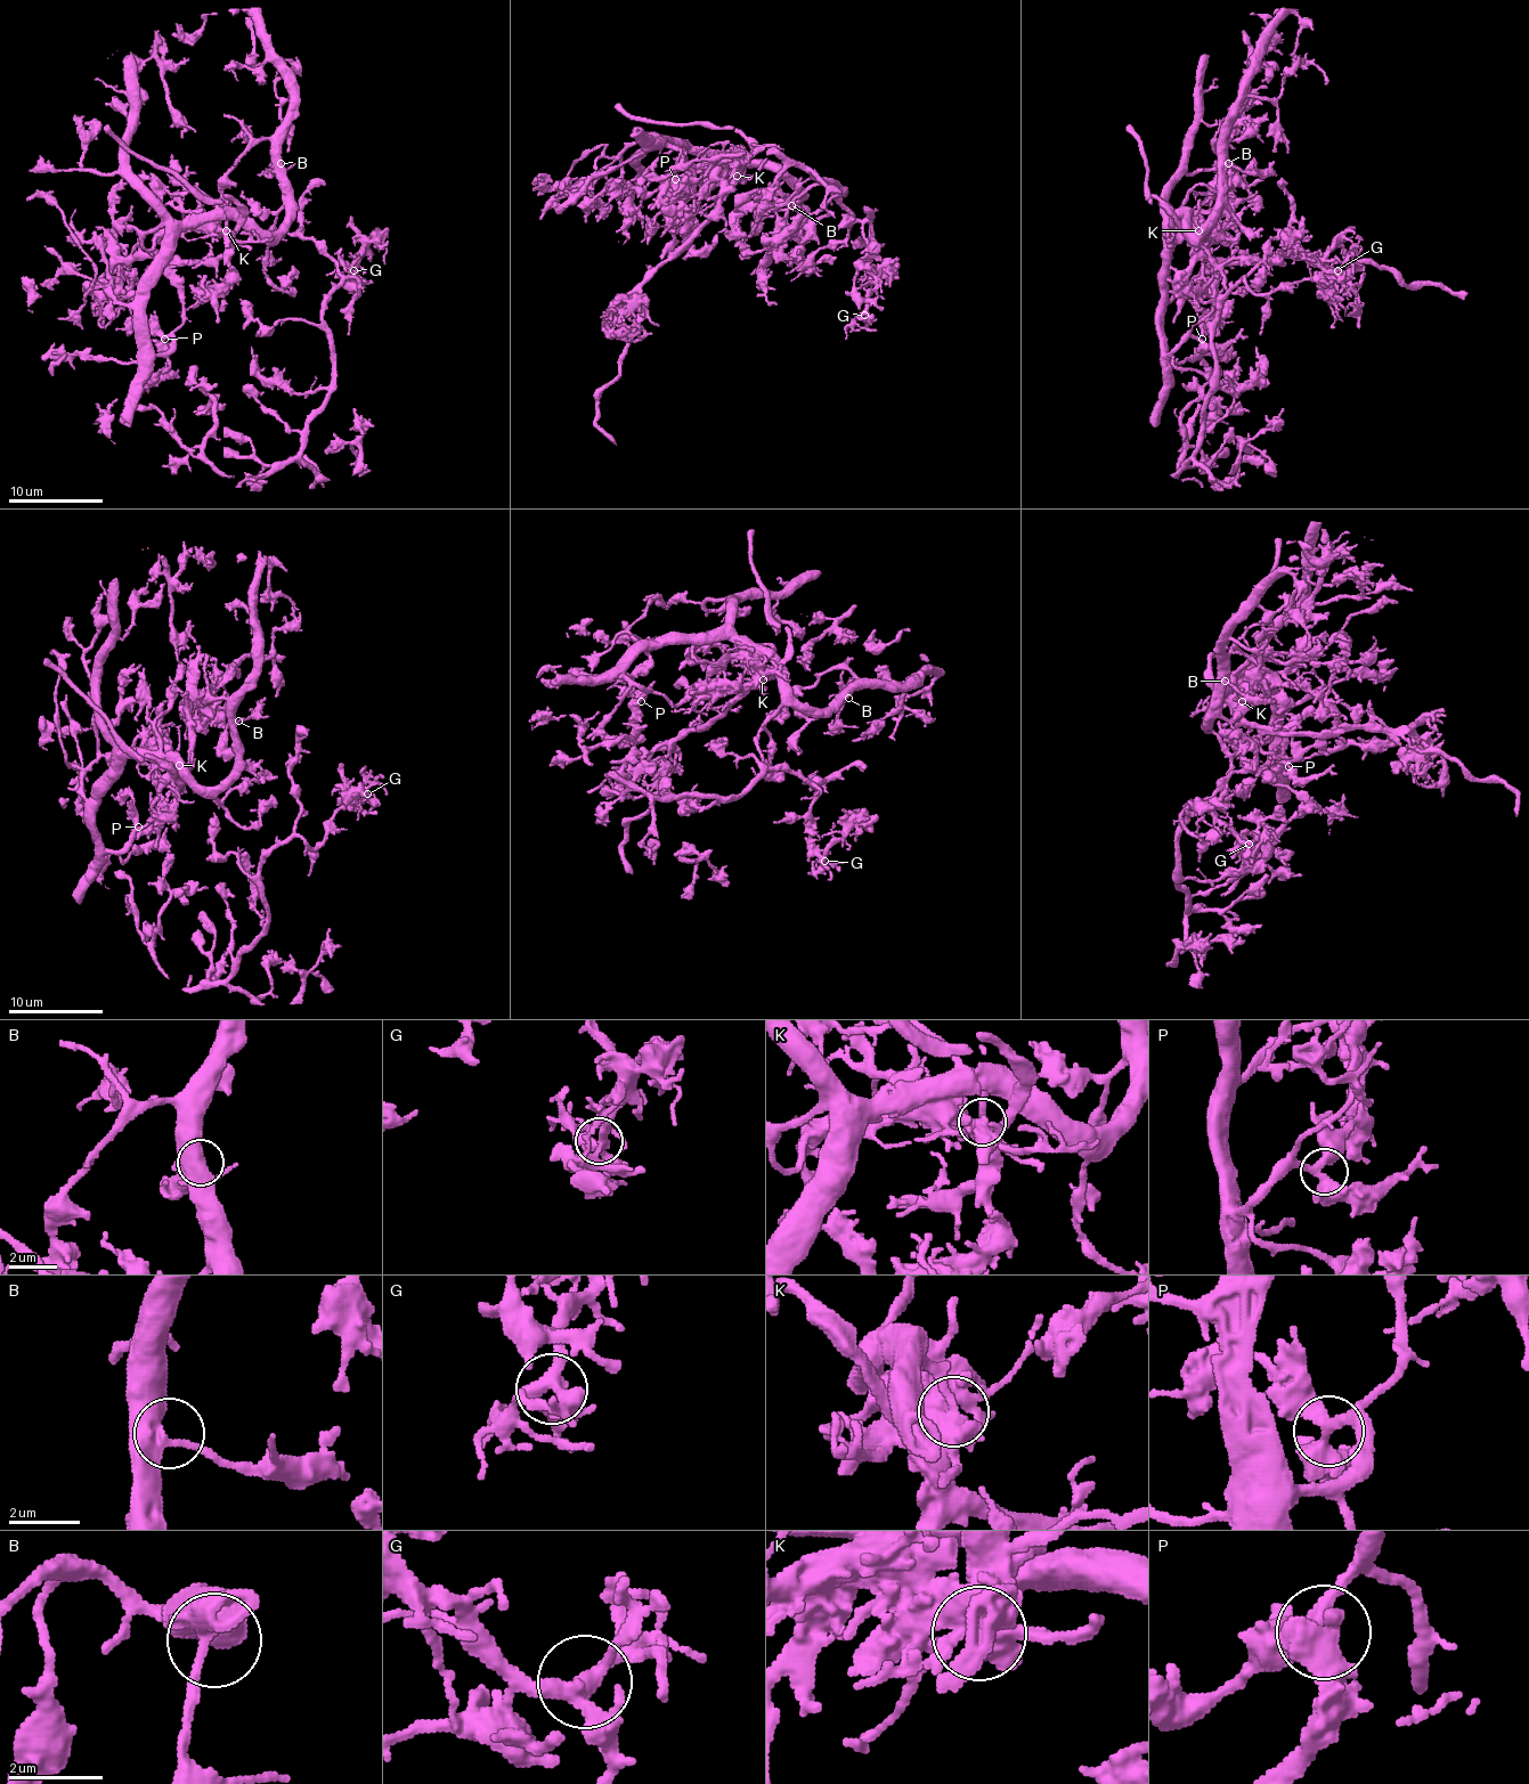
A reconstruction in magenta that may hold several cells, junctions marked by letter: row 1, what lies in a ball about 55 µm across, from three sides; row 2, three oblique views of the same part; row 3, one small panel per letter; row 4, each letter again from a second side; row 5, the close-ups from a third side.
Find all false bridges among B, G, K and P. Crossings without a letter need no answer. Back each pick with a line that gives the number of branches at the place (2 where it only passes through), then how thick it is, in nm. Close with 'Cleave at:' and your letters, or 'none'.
K: branches 3; calibre 480 nm
Cleave at: K

